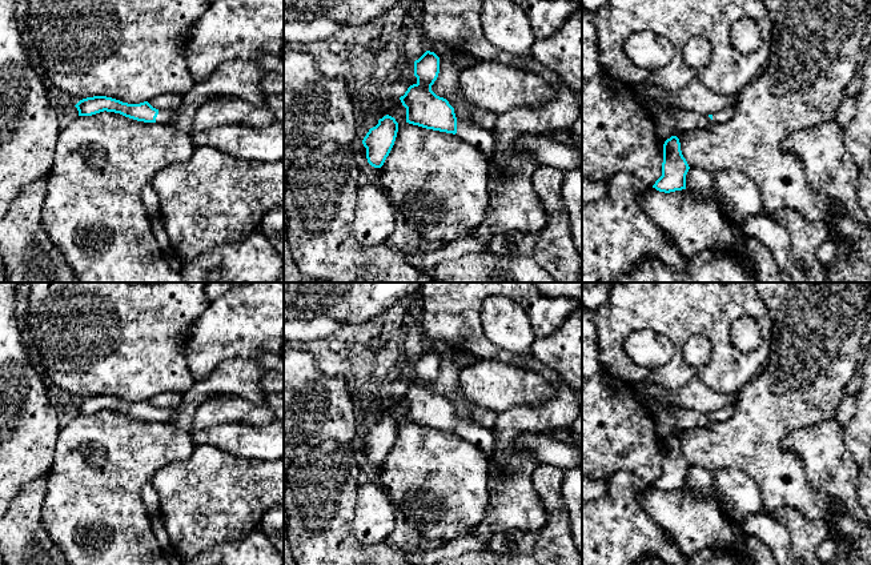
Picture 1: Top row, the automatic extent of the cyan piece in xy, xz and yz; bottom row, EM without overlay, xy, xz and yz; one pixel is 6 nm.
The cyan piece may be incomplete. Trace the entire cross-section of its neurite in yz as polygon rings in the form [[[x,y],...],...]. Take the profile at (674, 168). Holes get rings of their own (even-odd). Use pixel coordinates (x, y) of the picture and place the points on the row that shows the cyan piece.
[[[671,136],[663,144],[662,176],[653,188],[659,192],[670,193],[686,189],[686,175],[690,167],[681,151],[681,143],[677,136]]]

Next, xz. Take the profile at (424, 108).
[[[426,51],[414,61],[417,83],[410,85],[405,95],[400,97],[406,108],[406,123],[457,135],[490,157],[495,148],[493,131],[455,117],[454,108],[449,101],[432,91],[438,73],[439,57],[434,52]]]

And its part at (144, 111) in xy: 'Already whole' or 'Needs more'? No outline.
Needs more

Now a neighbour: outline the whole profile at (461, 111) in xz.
[[[449,95],[445,97],[449,104],[454,108],[454,113],[457,120],[465,121],[465,123],[471,123],[470,113],[467,111],[467,107],[454,96]]]

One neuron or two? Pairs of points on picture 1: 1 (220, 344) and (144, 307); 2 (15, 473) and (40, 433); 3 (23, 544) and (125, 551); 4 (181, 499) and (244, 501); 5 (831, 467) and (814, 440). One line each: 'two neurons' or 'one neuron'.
1: two neurons
2: one neuron
3: two neurons
4: one neuron
5: one neuron

